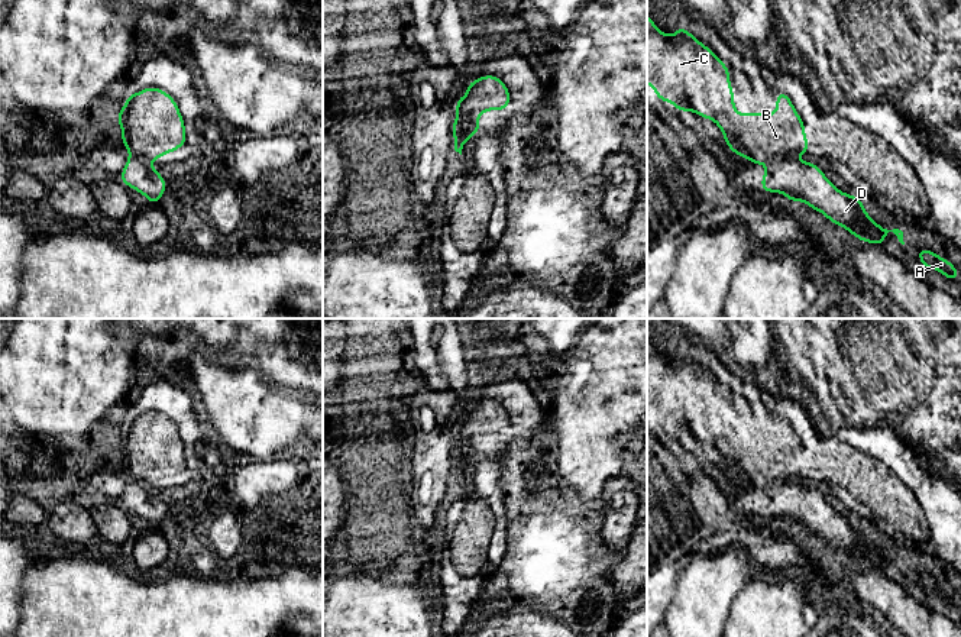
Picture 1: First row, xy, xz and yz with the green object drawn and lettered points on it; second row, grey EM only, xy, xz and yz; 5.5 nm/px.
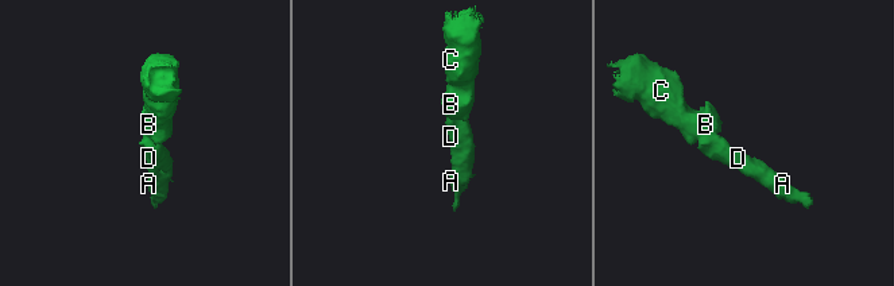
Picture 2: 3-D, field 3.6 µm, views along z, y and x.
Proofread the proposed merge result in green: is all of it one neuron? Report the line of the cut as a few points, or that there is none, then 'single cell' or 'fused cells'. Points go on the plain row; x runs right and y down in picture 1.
cut yz (793, 481), (779, 481), (767, 487); fused cells

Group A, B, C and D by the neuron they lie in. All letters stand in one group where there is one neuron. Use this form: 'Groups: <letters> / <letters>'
Groups: A D / B C

